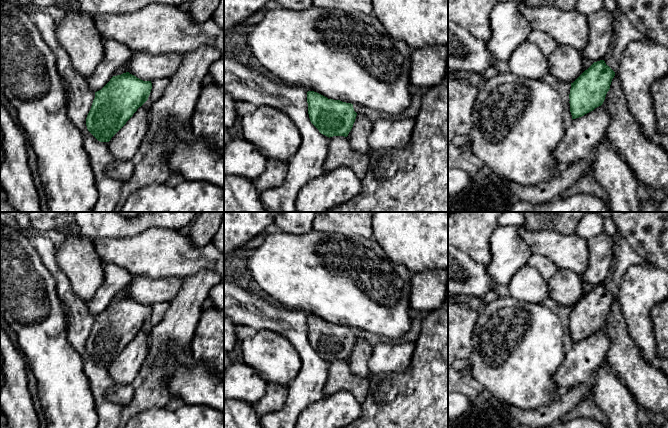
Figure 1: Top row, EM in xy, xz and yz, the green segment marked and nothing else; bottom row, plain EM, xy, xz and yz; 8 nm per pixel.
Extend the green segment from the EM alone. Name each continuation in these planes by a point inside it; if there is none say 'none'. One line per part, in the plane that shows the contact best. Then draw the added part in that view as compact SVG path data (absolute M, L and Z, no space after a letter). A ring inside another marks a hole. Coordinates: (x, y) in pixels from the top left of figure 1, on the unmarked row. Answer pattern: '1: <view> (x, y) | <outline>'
1: xy (123, 370) | M142 329L108 366L115 386L131 385L149 352L149 331Z

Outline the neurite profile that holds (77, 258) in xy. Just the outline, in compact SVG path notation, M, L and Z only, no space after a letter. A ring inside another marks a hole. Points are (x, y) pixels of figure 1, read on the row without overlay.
M67 233L66 241L57 247L59 268L70 280L72 290L84 301L89 301L104 282L104 263L97 254L93 241L80 234Z

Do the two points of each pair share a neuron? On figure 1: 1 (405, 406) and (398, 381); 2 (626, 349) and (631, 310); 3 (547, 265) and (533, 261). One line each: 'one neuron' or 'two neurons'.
1: one neuron
2: two neurons
3: one neuron

